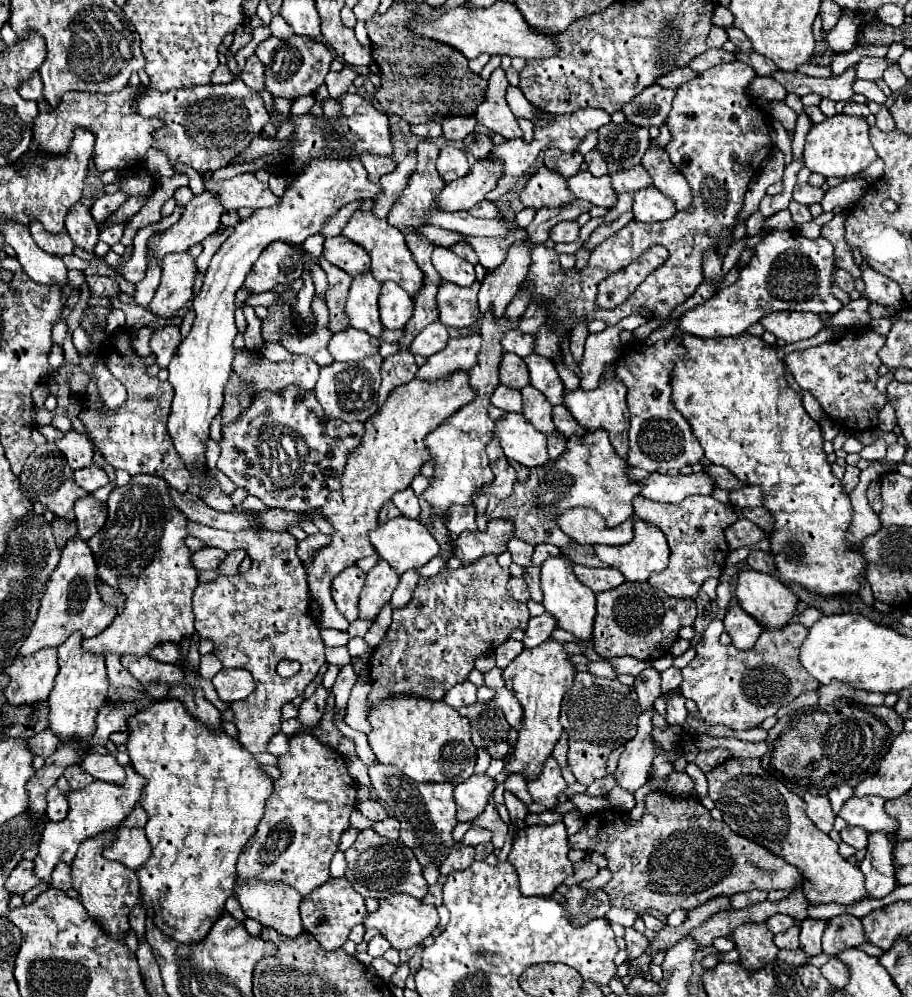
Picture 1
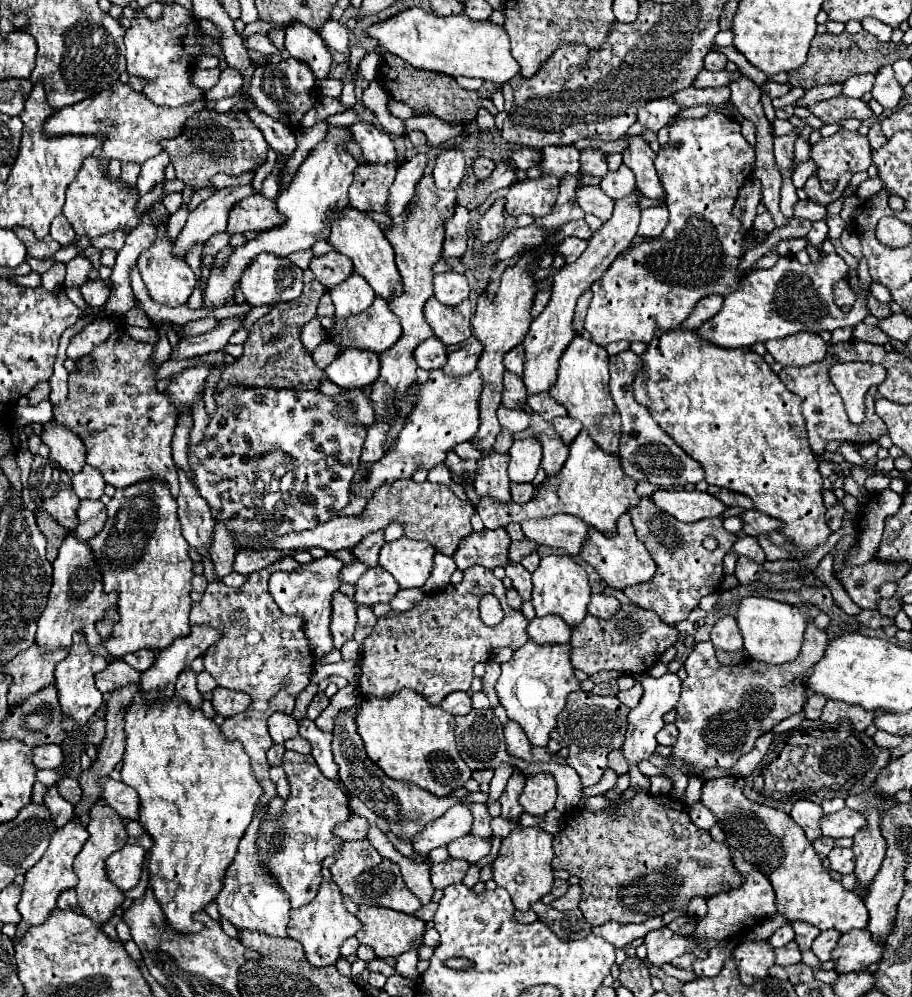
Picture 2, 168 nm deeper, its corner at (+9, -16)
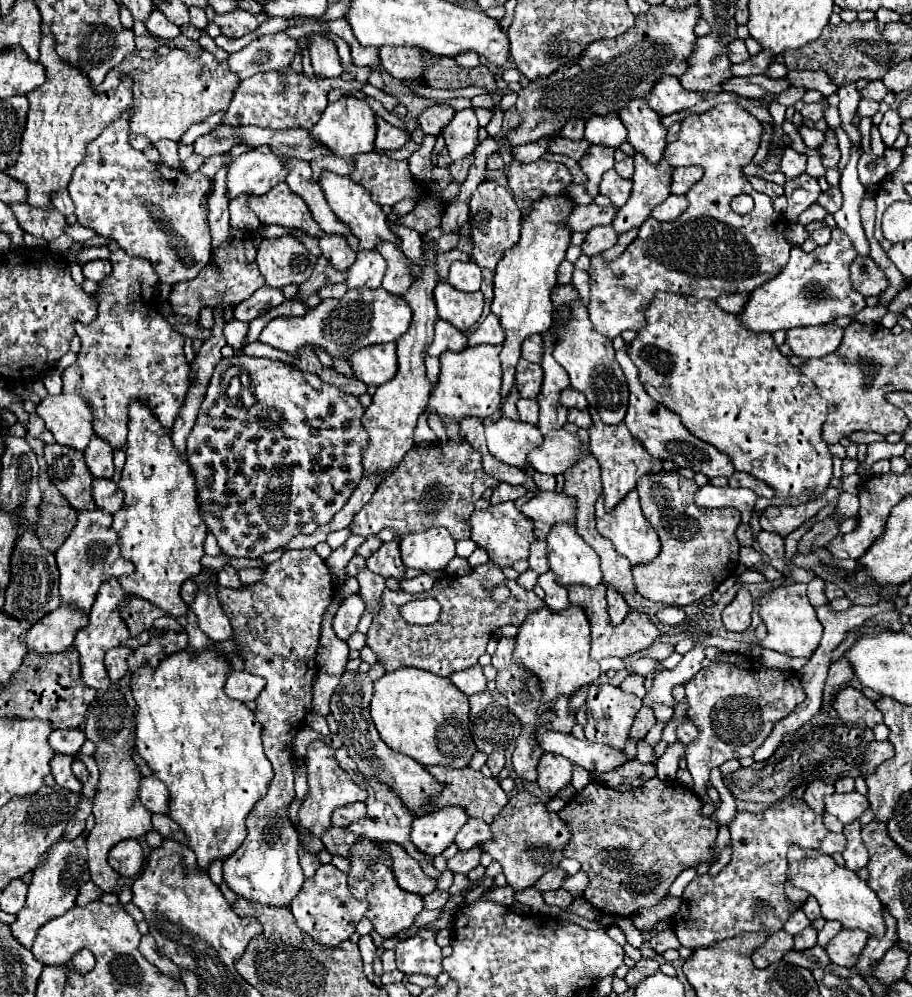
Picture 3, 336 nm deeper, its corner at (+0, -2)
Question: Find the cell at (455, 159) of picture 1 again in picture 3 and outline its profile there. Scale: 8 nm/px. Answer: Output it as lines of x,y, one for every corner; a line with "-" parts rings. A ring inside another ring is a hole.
460,110
452,118
452,122
444,128
446,148
450,158
456,162
460,158
466,158
466,154
472,154
478,146
478,120
474,110

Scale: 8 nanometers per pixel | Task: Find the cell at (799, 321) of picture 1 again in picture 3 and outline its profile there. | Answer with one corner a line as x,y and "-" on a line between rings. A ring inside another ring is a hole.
834,322
828,326
810,326
810,328
796,328
788,330
788,344
792,352
800,358
822,358
838,350
842,342
842,328

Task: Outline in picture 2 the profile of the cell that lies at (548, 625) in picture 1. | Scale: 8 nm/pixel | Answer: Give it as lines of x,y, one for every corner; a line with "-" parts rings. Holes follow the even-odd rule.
557,616
535,618
527,626
527,634
535,644
567,644
571,638
567,624
563,624
563,620
559,620

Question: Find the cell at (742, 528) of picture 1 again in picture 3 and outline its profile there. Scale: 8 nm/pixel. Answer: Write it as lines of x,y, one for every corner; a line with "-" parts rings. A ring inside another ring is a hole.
762,530
758,532
756,540
768,558
784,558
784,538
780,538
778,534
768,534

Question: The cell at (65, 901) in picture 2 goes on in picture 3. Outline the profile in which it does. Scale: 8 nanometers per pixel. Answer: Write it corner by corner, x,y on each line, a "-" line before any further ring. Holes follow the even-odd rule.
86,882
86,884
80,888
80,894
78,894
76,904
78,904
78,906
86,906
88,902
96,902
96,900
100,900
102,894
104,894
104,892
102,892
96,884

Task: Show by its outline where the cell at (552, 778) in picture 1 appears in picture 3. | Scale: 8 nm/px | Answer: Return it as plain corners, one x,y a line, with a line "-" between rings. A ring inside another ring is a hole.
544,754
538,764
538,786
546,796
554,796
572,780
574,764
560,754

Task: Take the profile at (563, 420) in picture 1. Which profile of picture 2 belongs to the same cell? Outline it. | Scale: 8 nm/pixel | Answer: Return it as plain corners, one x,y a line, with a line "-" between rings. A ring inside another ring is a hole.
555,418
555,420
551,420
551,424
553,424
553,428
557,430
557,434
561,436
561,440
569,446
573,440
575,440
575,436
581,432
581,424
577,422
577,420
571,420
571,418

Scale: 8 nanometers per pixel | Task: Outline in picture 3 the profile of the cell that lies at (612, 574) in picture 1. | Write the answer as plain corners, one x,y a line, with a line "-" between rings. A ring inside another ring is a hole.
608,588
606,592
606,600
608,600
608,616
610,616
610,624
618,626
624,622
626,614
628,614
628,604
624,600
624,596
612,588

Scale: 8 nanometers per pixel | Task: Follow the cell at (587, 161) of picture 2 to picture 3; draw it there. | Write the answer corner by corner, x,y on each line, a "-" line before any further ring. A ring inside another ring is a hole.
606,114
606,116
592,116
586,120
586,134
584,138
590,144
602,144
620,148
620,144
626,140
624,124
620,122
618,114

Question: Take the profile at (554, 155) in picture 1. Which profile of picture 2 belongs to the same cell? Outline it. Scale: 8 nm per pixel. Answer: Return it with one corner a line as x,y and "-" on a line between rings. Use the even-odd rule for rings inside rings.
547,146
543,148
541,158
541,176
557,176
563,180
565,176
579,174
579,150
573,146

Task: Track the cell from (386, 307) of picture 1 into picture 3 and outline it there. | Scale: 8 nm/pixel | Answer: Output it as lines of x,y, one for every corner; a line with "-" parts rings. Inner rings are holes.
354,288
348,290
342,298
326,298
316,308
310,308
304,316
296,318
274,318
260,332
260,342
270,344
284,352
300,352
302,346
322,348
332,358
348,360
360,348
372,344
384,344
398,340
408,328
412,320
412,310
404,302
404,298
386,292
384,288

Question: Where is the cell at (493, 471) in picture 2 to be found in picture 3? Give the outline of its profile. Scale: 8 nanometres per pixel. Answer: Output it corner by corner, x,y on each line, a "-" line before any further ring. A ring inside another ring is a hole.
500,418
496,422
484,420
484,428
490,454
516,468
524,468
526,456
544,442
538,426
510,418

